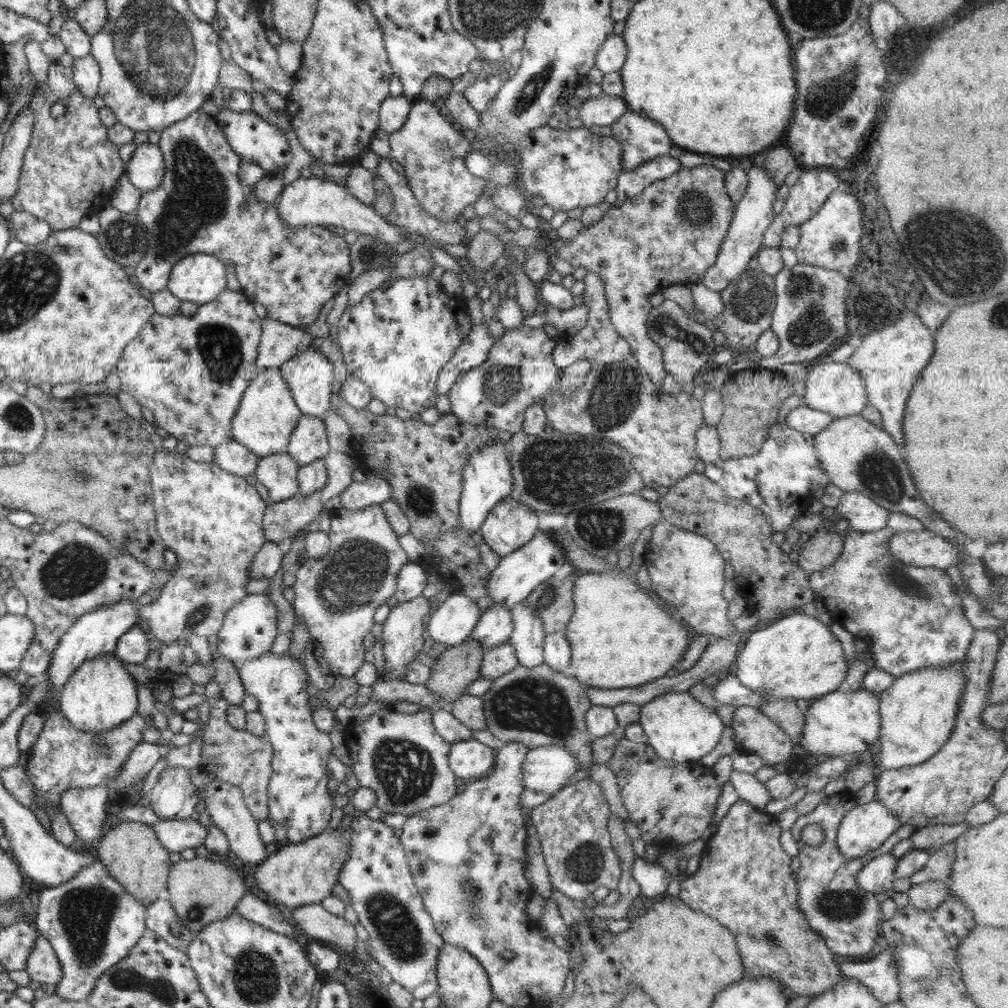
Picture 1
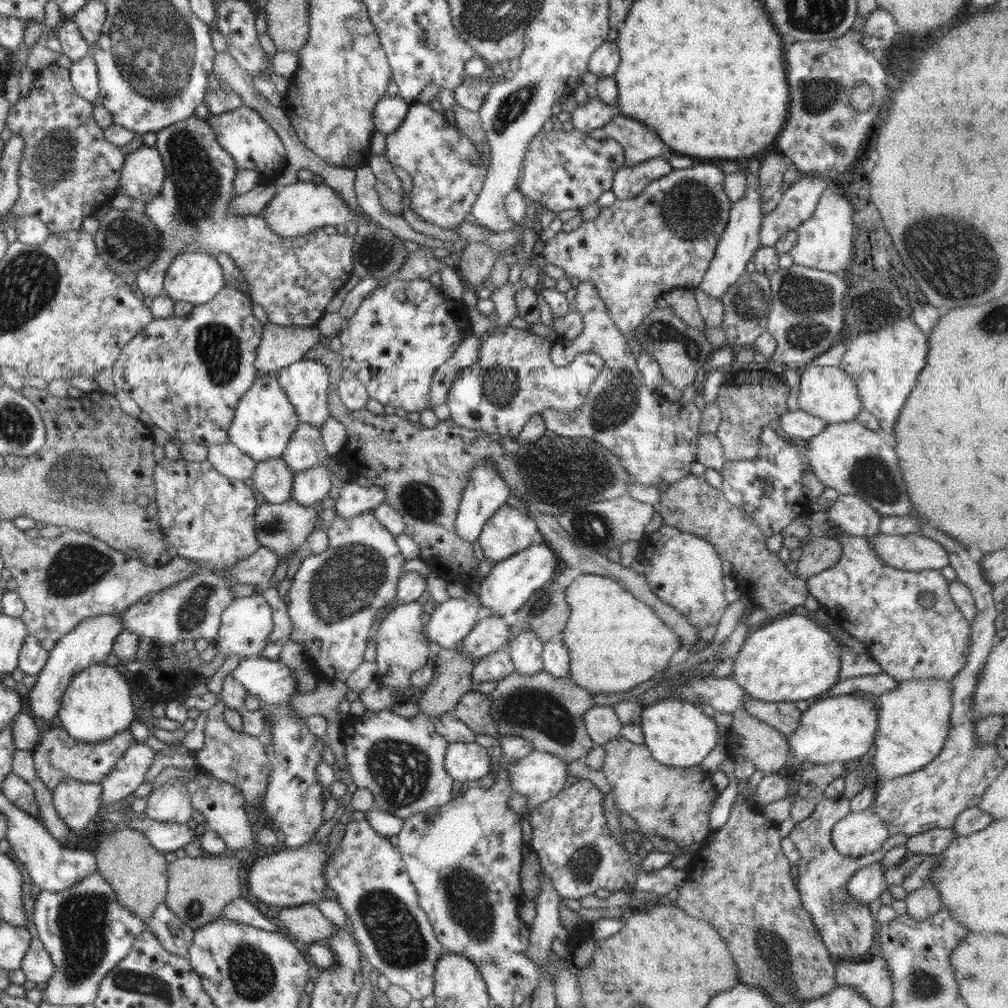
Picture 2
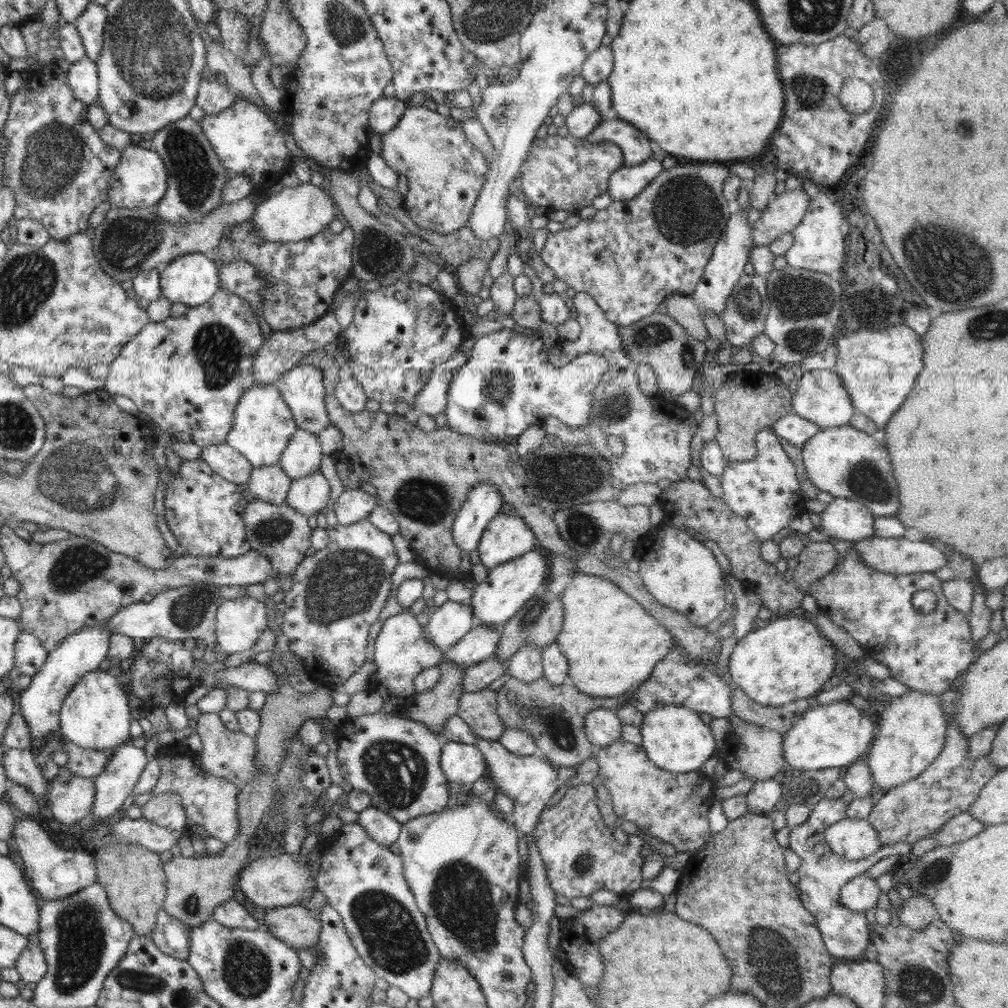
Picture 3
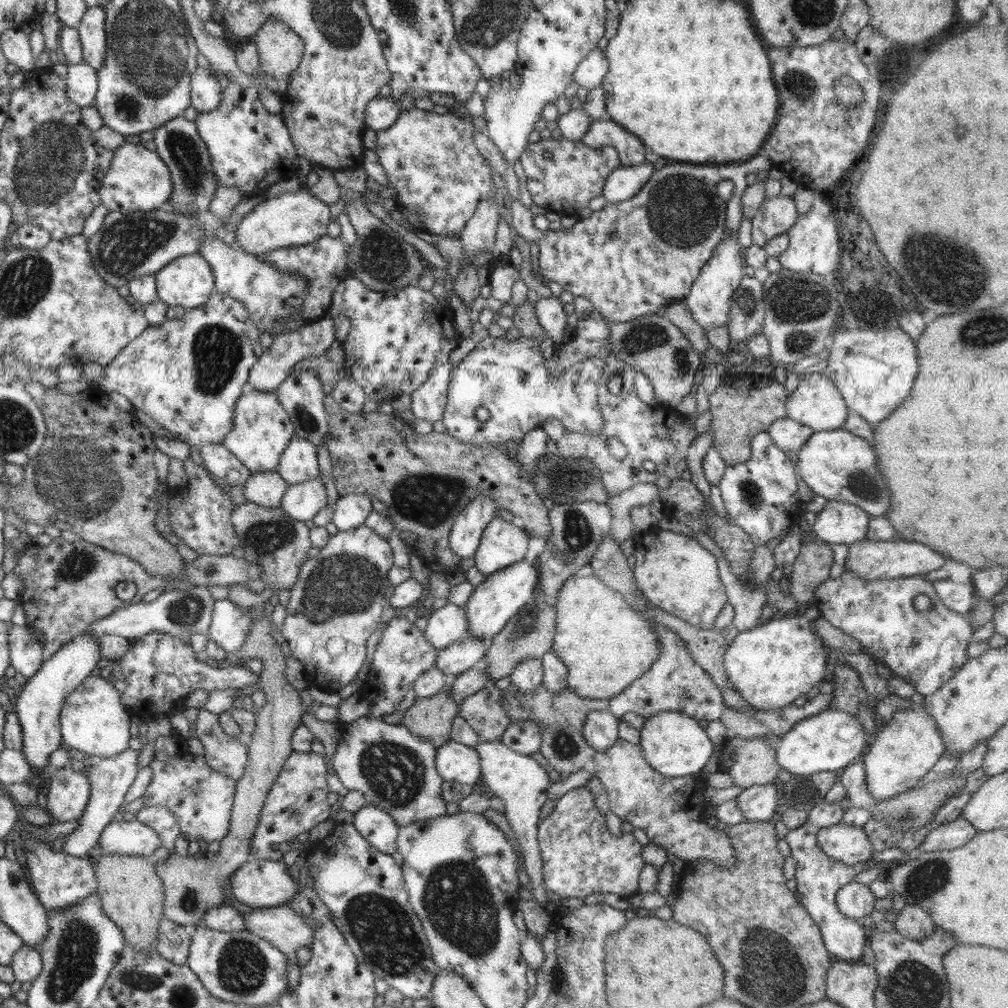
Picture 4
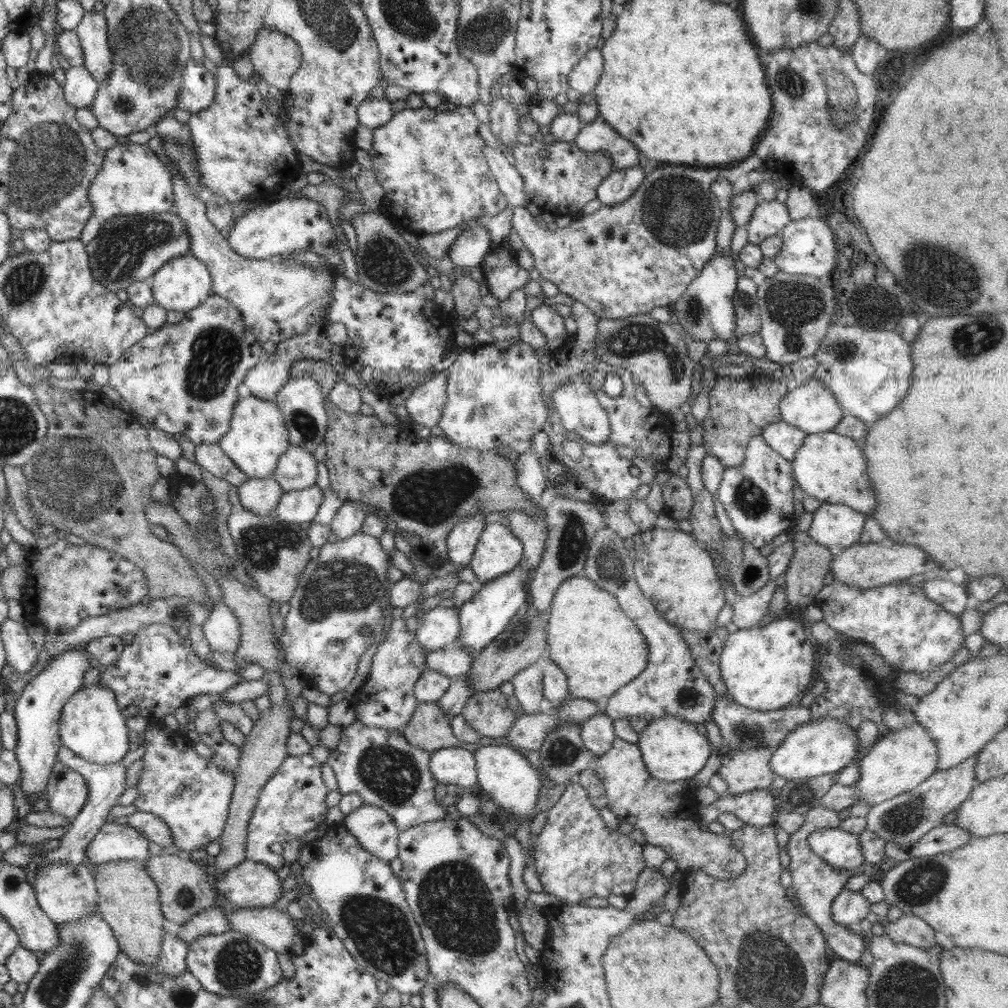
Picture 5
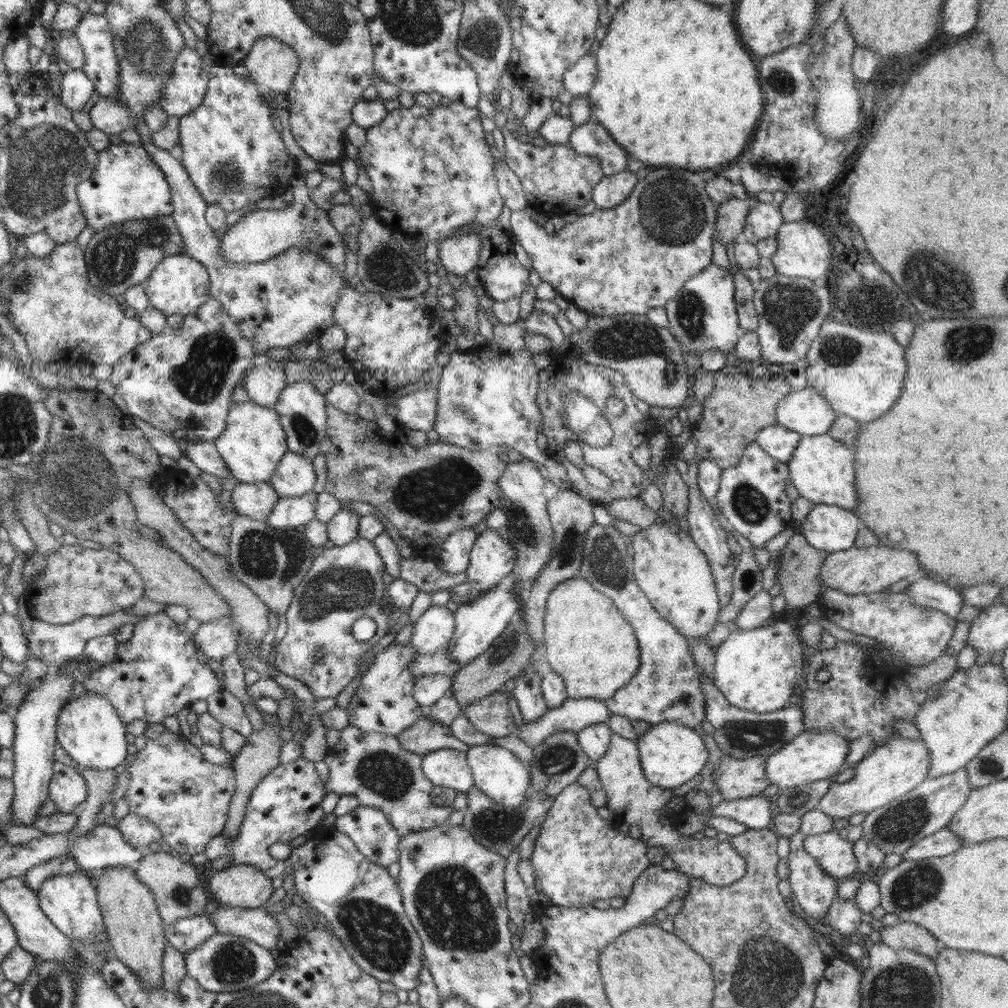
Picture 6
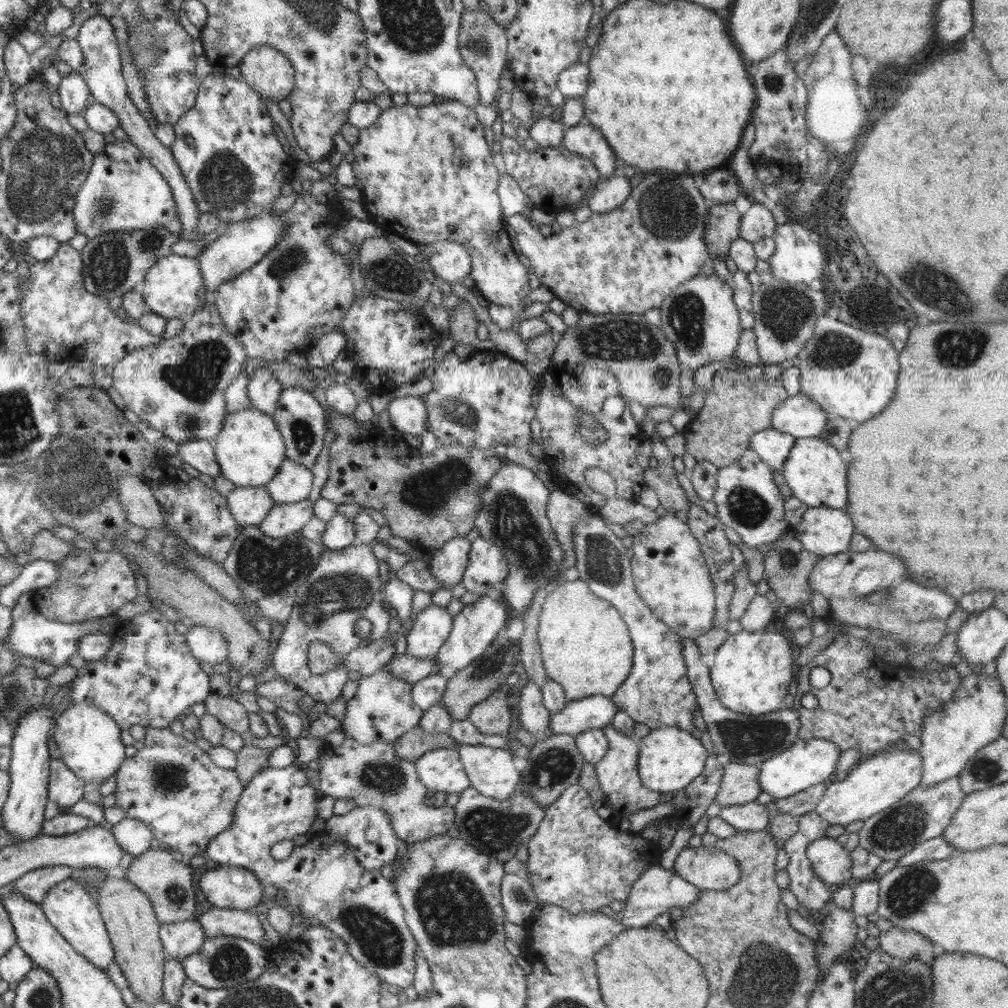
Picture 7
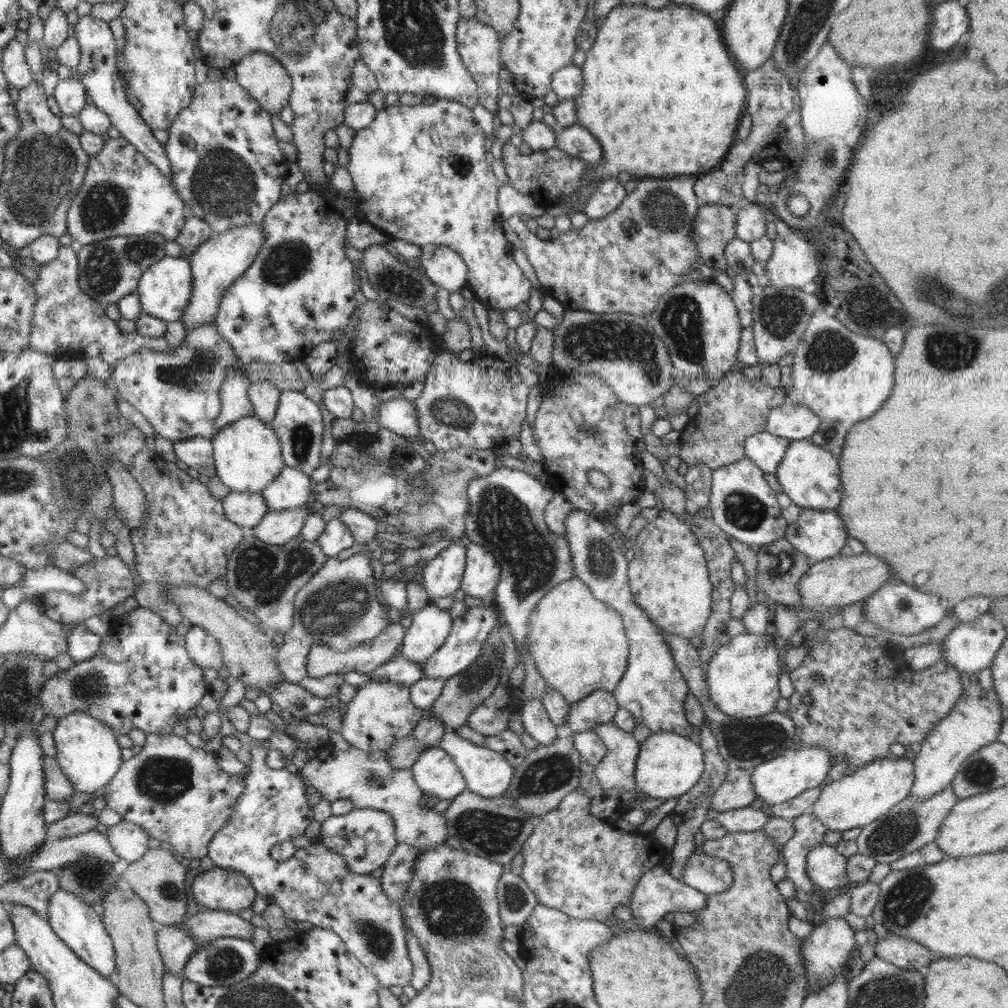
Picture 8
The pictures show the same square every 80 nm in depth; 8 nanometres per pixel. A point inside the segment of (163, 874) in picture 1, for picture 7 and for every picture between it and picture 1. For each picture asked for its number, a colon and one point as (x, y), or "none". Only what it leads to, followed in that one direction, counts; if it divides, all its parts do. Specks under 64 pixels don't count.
2: (137, 872)
3: (133, 876)
4: (132, 895)
5: (128, 899)
6: (132, 923)
7: (132, 926)

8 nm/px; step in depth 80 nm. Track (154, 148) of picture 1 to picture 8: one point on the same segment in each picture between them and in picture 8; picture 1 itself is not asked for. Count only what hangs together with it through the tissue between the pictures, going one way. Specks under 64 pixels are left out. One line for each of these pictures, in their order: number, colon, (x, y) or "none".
2: (142, 175)
3: (139, 181)
4: (137, 180)
5: (132, 180)
6: (126, 184)
7: (123, 191)
8: (123, 194)

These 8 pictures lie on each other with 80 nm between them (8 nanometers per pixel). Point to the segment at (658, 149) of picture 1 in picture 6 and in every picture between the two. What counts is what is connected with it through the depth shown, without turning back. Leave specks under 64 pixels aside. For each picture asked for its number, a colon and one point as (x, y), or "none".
2: (639, 143)
3: (635, 145)
4: (631, 150)
5: (596, 135)
6: (590, 138)

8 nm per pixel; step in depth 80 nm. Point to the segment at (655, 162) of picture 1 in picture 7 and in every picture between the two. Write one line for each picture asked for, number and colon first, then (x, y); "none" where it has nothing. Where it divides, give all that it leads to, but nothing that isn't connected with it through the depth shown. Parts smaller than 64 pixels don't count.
2: (628, 181)
3: (625, 183)
4: (622, 183)
5: (619, 185)
6: (612, 190)
7: (610, 194)

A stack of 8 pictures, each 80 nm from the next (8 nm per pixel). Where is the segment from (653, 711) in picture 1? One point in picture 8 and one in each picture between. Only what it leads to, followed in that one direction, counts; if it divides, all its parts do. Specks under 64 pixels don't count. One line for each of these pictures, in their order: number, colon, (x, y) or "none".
2: (677, 733)
3: (675, 739)
4: (673, 744)
5: (672, 749)
6: (670, 754)
7: (670, 758)
8: (668, 765)

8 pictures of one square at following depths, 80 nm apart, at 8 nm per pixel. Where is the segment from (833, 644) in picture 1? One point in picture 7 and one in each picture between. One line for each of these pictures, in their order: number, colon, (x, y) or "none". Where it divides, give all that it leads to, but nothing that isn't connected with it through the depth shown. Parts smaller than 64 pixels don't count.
2: (794, 658)
3: (788, 659)
4: (770, 665)
5: (764, 668)
6: (757, 669)
7: (752, 670)

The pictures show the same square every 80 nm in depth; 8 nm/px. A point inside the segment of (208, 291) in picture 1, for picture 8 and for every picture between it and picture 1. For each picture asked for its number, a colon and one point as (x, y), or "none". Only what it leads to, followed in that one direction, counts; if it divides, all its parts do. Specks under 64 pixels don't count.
2: (193, 276)
3: (191, 278)
4: (188, 281)
5: (184, 282)
6: (179, 284)
7: (173, 287)
8: (164, 289)

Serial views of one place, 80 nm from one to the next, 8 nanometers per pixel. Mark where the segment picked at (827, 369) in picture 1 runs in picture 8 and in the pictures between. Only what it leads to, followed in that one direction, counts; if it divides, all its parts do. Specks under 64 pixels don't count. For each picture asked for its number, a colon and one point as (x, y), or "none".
2: (828, 392)
3: (820, 398)
4: (815, 402)
5: (812, 408)
6: (806, 411)
7: (801, 417)
8: (792, 421)

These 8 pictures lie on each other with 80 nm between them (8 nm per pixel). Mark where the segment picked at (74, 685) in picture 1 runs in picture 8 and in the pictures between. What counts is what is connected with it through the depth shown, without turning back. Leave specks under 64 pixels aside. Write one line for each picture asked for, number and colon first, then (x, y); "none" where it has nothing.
2: (96, 706)
3: (95, 714)
4: (93, 720)
5: (91, 725)
6: (88, 729)
7: (89, 741)
8: (87, 752)

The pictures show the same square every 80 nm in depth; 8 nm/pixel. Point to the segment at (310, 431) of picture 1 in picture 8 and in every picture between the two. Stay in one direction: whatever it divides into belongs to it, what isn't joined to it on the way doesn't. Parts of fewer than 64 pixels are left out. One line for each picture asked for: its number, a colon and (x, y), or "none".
2: (305, 449)
3: (303, 455)
4: (298, 463)
5: (297, 467)
6: (294, 476)
7: (292, 483)
8: (290, 489)

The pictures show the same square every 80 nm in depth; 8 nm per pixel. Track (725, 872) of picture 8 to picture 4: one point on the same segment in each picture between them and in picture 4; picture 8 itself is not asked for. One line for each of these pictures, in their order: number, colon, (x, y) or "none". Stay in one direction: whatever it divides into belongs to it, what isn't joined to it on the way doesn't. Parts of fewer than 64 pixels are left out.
4: (672, 811)
5: (665, 811)
6: (629, 793)
7: (708, 868)

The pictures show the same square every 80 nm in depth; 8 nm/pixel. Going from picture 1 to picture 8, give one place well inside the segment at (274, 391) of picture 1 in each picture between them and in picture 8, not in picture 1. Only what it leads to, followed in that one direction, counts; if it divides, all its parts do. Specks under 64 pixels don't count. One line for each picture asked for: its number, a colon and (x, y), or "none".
2: (264, 420)
3: (263, 424)
4: (261, 431)
5: (258, 436)
6: (253, 444)
7: (250, 449)
8: (247, 454)

